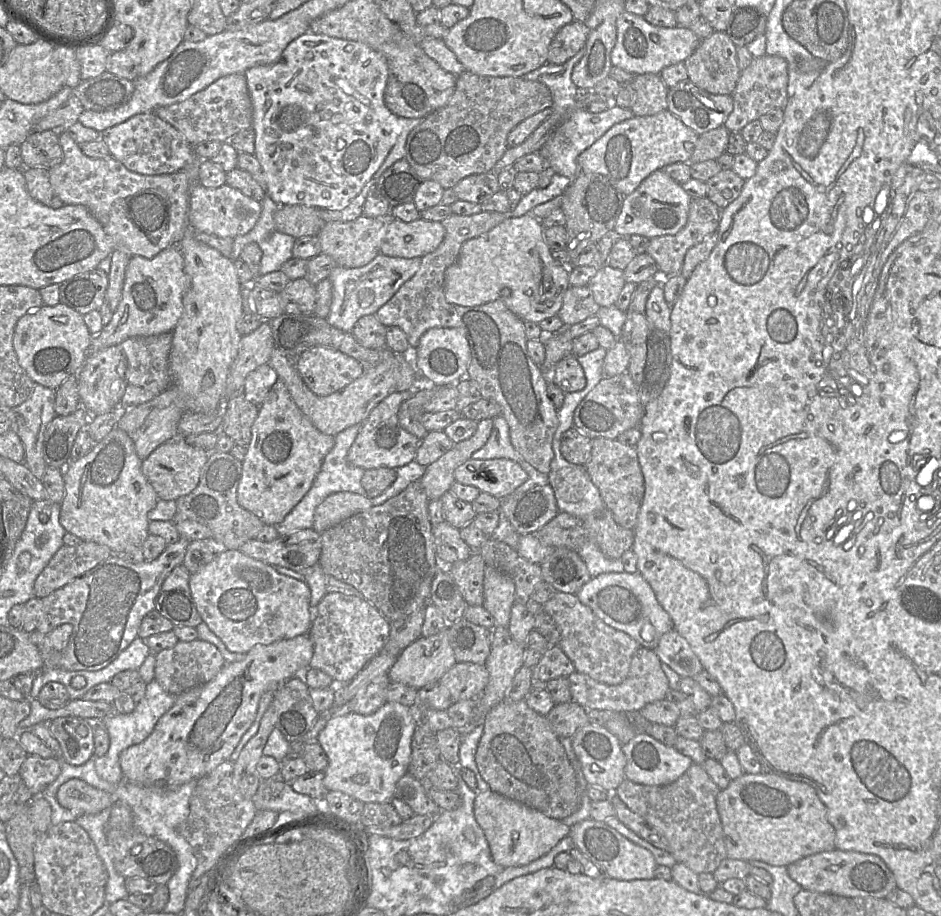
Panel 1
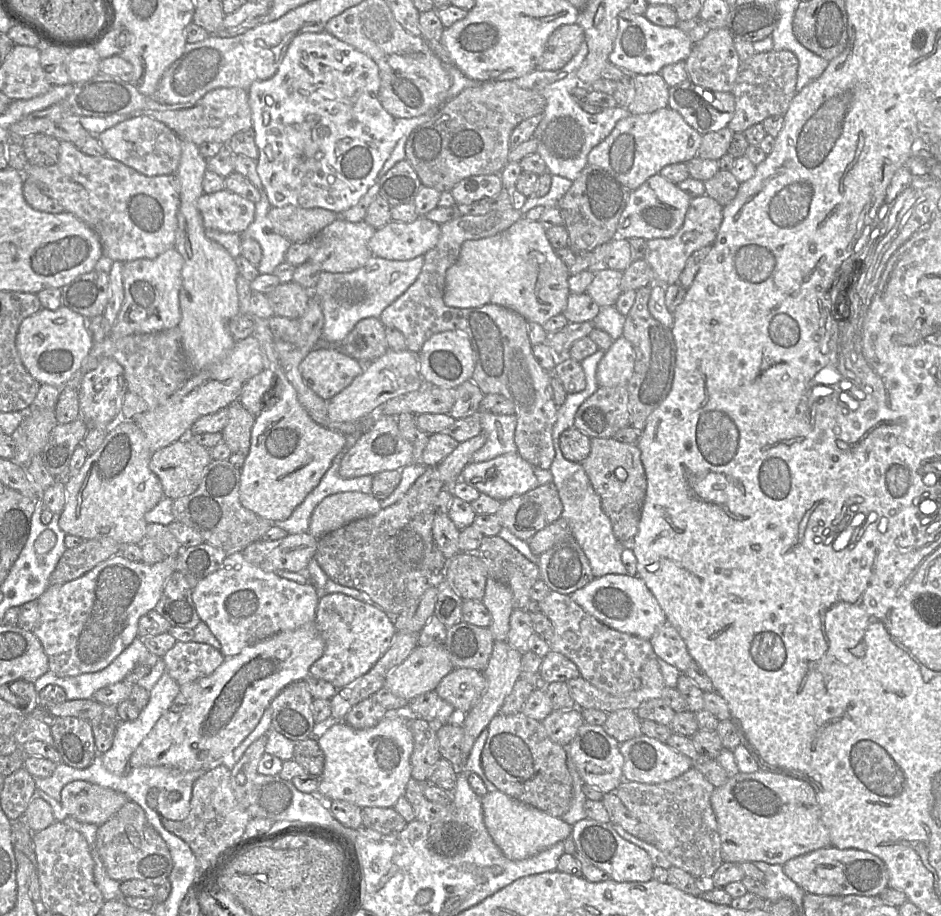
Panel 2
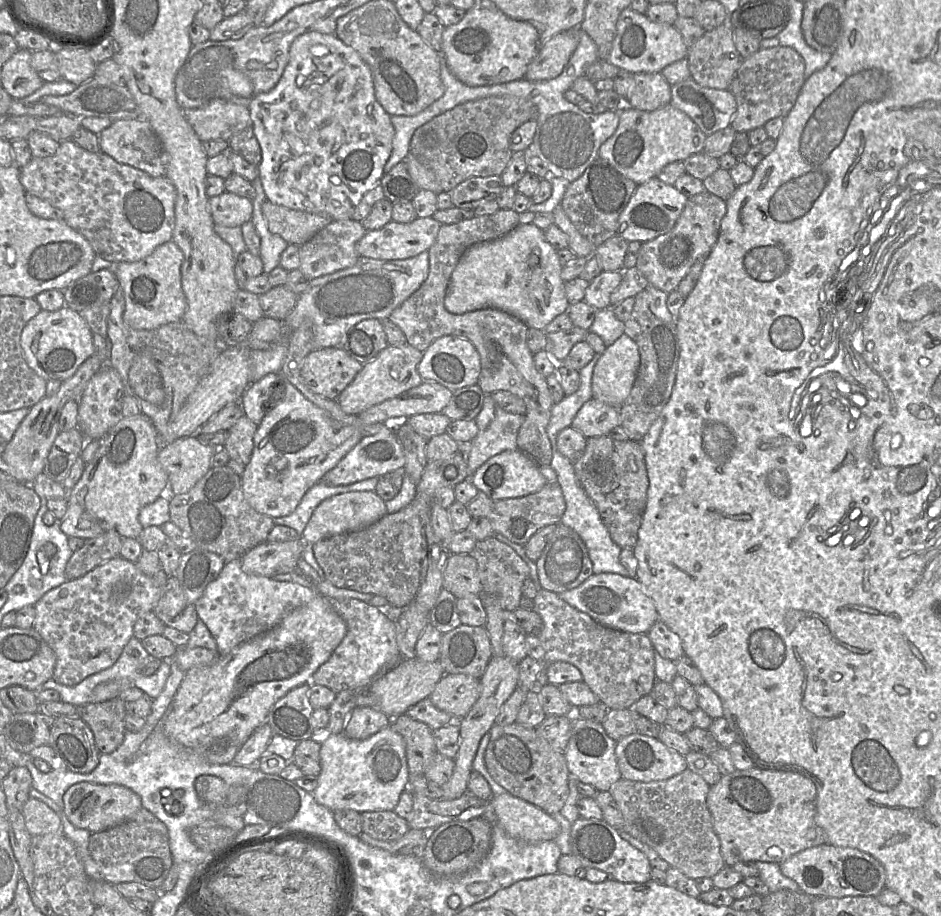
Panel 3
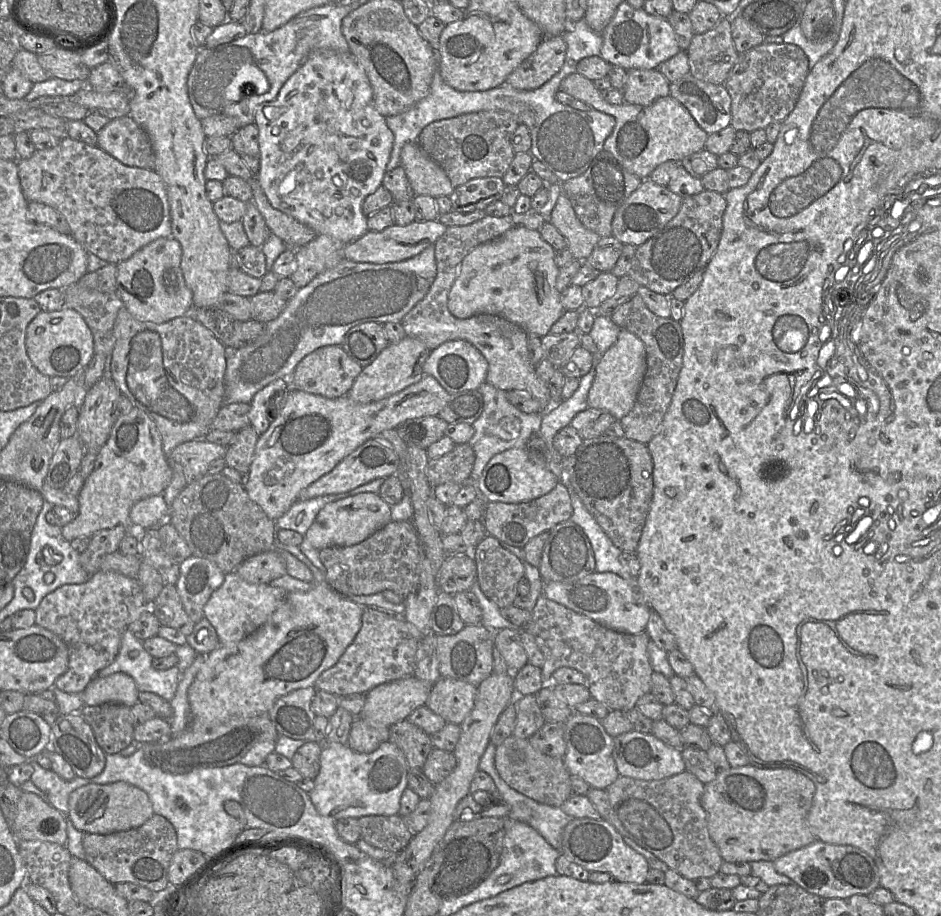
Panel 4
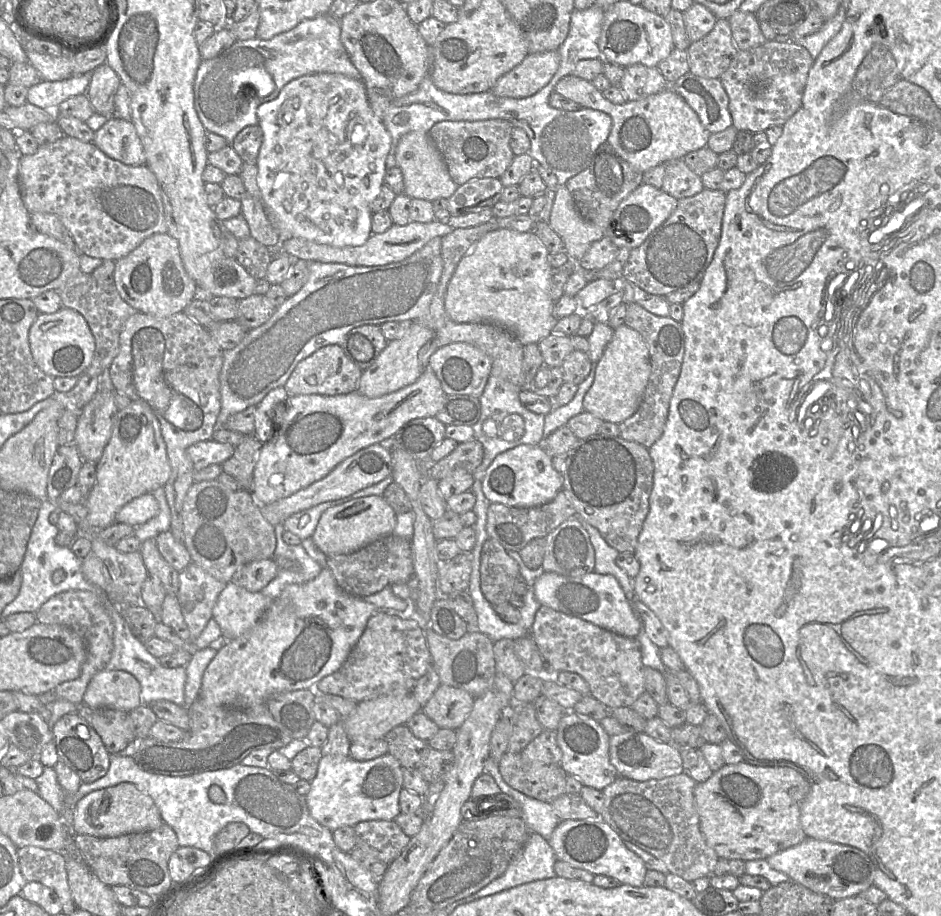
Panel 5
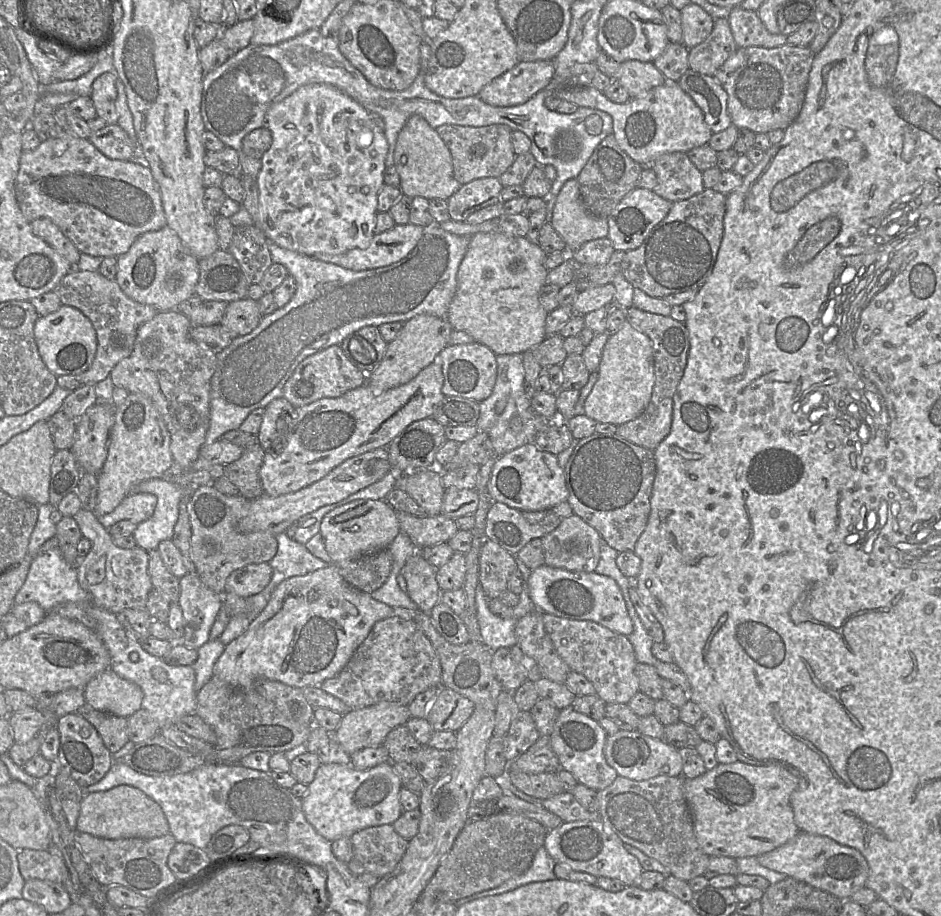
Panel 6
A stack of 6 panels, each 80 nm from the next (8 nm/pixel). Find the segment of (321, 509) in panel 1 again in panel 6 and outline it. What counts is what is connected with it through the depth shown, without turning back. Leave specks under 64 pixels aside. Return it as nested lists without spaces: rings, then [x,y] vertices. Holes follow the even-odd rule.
[[[354,500],[327,513],[319,533],[331,558],[330,564],[338,564],[388,548],[400,533],[400,525],[396,511],[385,500]]]

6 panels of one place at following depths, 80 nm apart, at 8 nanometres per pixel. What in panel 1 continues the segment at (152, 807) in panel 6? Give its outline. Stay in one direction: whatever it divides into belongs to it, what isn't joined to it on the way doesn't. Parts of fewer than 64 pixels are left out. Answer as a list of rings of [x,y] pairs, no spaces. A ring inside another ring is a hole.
[[[78,778],[64,782],[54,798],[62,807],[79,814],[97,814],[113,804],[109,793]]]

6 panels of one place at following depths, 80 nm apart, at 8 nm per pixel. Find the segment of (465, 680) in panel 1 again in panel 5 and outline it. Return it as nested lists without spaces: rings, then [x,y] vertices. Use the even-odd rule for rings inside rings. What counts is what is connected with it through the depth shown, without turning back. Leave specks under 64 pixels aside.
[[[441,683],[422,711],[439,728],[456,730],[471,712],[474,700],[467,691]]]

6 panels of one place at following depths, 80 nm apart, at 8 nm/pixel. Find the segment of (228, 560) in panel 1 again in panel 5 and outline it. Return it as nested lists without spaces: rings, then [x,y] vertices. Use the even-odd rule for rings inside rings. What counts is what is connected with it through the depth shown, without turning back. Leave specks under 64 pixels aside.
[[[229,581],[218,595],[212,609],[212,619],[219,625],[221,635],[226,640],[233,640],[253,627],[262,614],[269,608],[273,600],[263,595],[260,591],[250,592]]]

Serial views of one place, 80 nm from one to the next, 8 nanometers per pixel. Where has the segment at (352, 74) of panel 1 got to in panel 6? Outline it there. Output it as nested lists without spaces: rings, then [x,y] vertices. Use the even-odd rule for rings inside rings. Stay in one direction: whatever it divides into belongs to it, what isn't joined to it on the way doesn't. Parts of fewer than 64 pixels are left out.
[[[307,84],[299,87],[284,100],[272,105],[265,115],[265,126],[272,133],[272,144],[261,157],[261,170],[257,176],[259,189],[259,210],[261,230],[270,242],[306,256],[316,253],[330,255],[343,254],[354,248],[365,249],[369,246],[374,233],[377,216],[378,194],[384,185],[385,160],[388,153],[388,141],[384,131],[372,121],[370,112],[343,91],[329,84]],[[360,131],[370,131],[373,134],[372,143],[367,147],[359,147],[356,138]]]

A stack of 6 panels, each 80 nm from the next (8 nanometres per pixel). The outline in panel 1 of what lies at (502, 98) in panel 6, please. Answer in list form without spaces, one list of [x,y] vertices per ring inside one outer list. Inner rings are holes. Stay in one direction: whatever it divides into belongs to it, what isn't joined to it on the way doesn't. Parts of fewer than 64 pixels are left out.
[[[574,20],[564,25],[550,44],[547,63],[565,63],[580,49],[585,48],[588,35],[589,28],[583,21]]]

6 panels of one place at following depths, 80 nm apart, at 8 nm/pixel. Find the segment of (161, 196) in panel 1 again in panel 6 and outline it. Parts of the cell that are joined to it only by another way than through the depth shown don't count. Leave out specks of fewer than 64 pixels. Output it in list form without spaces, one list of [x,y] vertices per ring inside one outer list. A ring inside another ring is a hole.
[[[63,132],[58,138],[42,142],[32,151],[23,151],[15,179],[15,195],[23,216],[29,221],[48,218],[69,238],[80,253],[116,256],[127,252],[142,233],[167,225],[161,194],[145,163],[110,159],[88,139]]]

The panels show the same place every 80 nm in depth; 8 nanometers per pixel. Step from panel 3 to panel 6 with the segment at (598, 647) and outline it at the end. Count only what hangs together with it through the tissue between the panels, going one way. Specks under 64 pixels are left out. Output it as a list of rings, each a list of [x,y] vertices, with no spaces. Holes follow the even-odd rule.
[[[543,613],[542,619],[558,655],[571,671],[584,675],[604,702],[629,703],[639,691],[639,682],[635,674],[635,652],[627,636],[590,620],[567,619],[549,613]]]

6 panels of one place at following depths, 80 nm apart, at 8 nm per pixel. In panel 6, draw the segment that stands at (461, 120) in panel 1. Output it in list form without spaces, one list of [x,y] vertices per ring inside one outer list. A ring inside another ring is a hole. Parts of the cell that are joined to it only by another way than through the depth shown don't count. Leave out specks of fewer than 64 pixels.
[[[446,124],[436,128],[436,131],[451,153],[453,174],[461,185],[479,178],[499,178],[515,160],[516,154],[511,143],[513,130],[505,124],[482,127]]]

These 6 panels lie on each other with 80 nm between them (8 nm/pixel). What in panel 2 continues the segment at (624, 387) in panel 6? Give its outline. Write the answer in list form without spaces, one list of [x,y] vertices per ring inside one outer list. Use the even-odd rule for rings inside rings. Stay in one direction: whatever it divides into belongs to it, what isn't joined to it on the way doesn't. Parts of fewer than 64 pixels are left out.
[[[623,336],[614,340],[600,360],[596,379],[599,387],[627,386],[635,365],[632,344]]]

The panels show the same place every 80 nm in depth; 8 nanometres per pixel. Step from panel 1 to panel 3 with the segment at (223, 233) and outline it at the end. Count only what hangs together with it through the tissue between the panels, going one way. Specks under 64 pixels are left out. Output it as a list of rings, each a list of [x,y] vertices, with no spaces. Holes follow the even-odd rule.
[[[224,191],[218,196],[209,197],[209,210],[217,225],[226,227],[241,227],[252,220],[252,200]]]

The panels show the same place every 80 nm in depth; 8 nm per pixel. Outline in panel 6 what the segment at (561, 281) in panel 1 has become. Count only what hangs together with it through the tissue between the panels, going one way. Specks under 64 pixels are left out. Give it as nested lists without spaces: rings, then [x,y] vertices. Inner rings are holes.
[[[484,232],[471,236],[467,252],[458,269],[456,292],[449,305],[446,316],[446,320],[449,322],[452,329],[466,332],[474,339],[474,342],[485,345],[496,355],[523,353],[538,346],[547,338],[545,323],[548,313],[539,301],[540,290],[546,284],[546,278],[549,272],[544,266],[546,255],[547,254],[542,250],[539,244],[530,242],[526,237],[510,237],[499,232]]]

